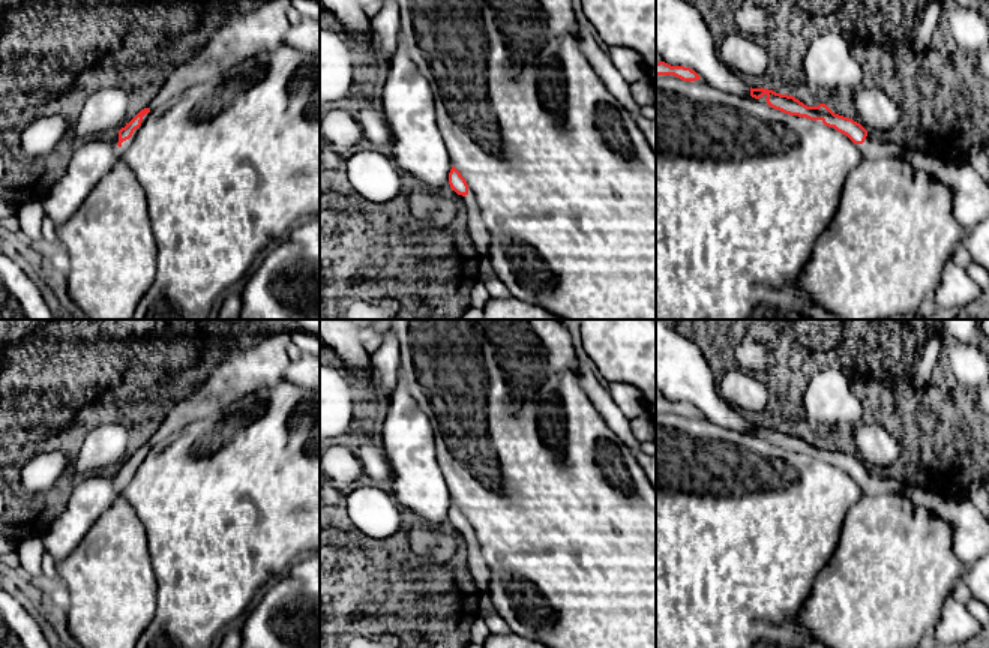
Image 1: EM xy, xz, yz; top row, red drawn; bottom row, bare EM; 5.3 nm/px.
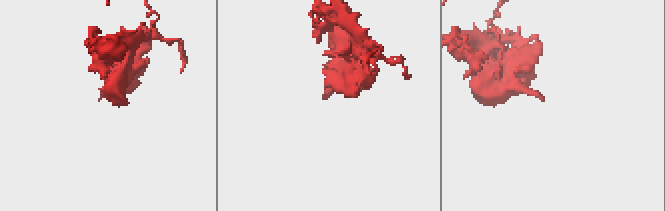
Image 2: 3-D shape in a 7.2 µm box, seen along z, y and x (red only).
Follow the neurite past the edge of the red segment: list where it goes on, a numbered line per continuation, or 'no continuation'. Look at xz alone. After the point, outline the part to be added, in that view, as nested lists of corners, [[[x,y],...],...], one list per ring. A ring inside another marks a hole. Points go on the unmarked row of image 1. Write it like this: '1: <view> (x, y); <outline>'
1: xz (474, 569); [[[468,522],[468,530],[465,532],[458,531],[455,526],[452,528],[458,532],[458,537],[465,544],[464,548],[467,555],[458,566],[467,580],[468,591],[473,597],[476,597],[488,590],[491,568],[486,564],[480,542],[473,525]]]

